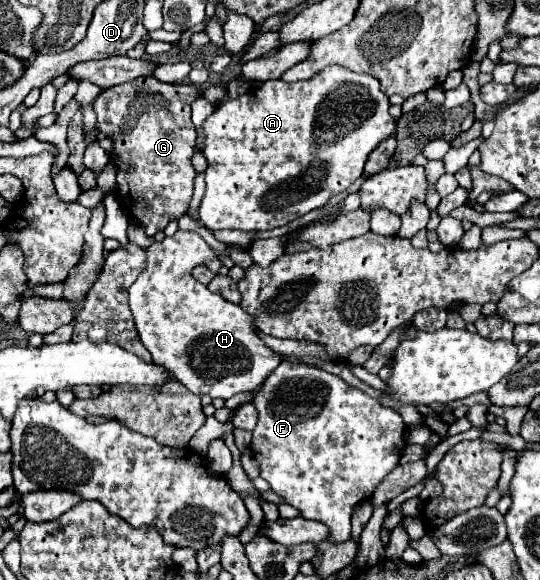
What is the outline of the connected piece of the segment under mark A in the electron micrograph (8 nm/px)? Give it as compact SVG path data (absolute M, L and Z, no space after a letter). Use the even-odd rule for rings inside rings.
M327 66L325 70L317 72L315 76L311 76L309 80L301 80L301 82L285 82L285 80L267 80L261 88L257 88L251 94L243 94L237 100L223 100L215 112L203 122L203 156L207 158L207 170L205 170L205 196L201 200L199 206L199 218L201 222L211 228L211 230L271 230L271 228L279 228L285 226L287 222L315 210L321 208L323 204L327 204L333 196L347 192L355 180L361 178L363 174L363 164L367 162L369 154L383 142L387 140L393 132L395 132L397 120L389 114L389 100L387 96L381 92L379 88L379 80L375 80L369 74L357 74L351 72L349 68L343 66Z

